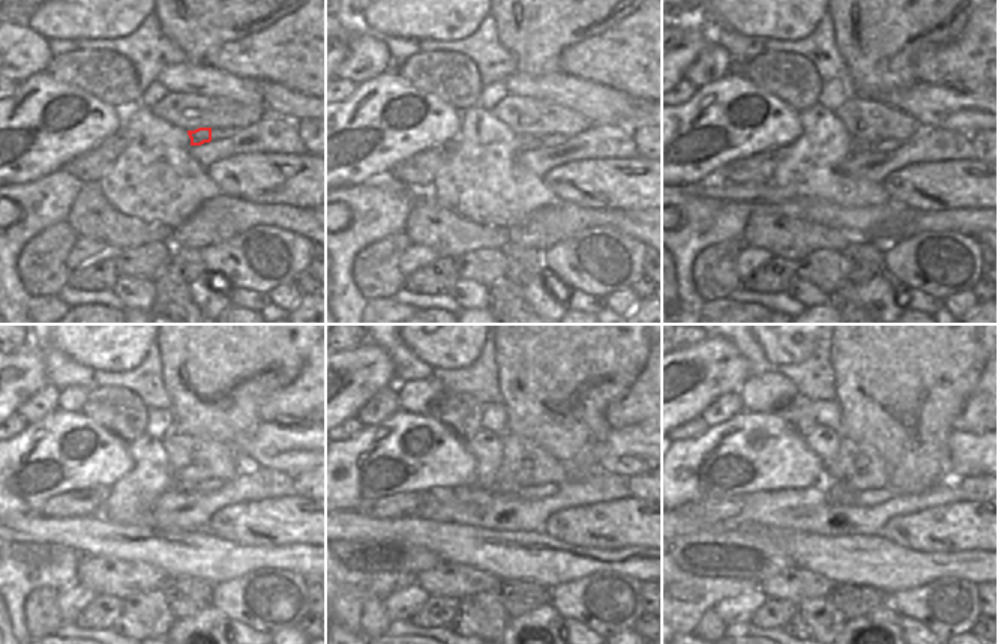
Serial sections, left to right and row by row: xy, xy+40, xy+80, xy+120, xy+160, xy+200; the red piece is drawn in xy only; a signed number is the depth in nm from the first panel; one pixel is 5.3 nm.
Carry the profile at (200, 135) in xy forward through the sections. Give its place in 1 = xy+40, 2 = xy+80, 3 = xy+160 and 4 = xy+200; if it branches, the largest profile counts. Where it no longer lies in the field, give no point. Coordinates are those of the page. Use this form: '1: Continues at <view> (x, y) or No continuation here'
1: Continues at xy+40 (524, 143)
2: Continues at xy+80 (856, 146)
3: Continues at xy+160 (511, 490)
4: Continues at xy+200 (836, 494)

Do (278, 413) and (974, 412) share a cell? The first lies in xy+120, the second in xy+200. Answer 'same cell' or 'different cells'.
same cell

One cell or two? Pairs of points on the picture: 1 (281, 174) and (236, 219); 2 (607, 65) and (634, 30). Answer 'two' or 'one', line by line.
1: two
2: one

